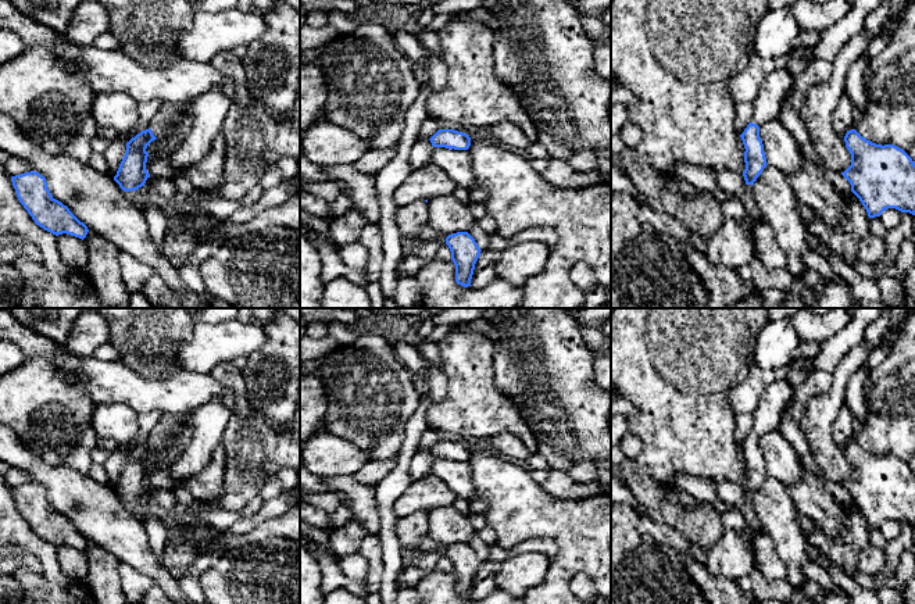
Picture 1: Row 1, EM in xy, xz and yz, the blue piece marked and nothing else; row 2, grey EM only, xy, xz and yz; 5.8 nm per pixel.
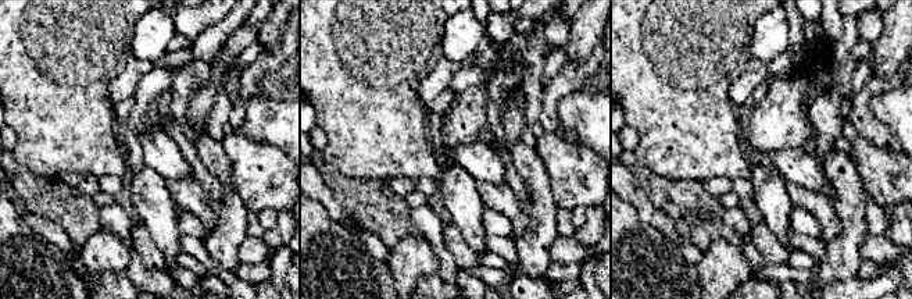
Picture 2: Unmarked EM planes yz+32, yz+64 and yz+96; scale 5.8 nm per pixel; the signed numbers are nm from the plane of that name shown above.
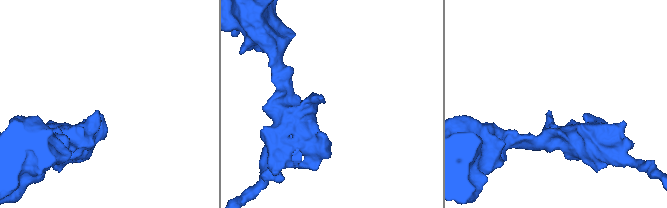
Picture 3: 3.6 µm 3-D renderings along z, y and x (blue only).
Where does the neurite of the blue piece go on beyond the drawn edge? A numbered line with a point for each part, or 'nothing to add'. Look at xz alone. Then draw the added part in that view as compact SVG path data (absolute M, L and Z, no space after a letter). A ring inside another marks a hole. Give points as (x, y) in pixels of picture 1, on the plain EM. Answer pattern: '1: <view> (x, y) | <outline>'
nothing to add

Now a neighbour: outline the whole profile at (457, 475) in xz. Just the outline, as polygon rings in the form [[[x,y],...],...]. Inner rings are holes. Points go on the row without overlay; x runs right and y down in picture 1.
[[[433,458],[430,473],[443,479],[457,497],[469,503],[476,500],[472,472],[467,461]]]

